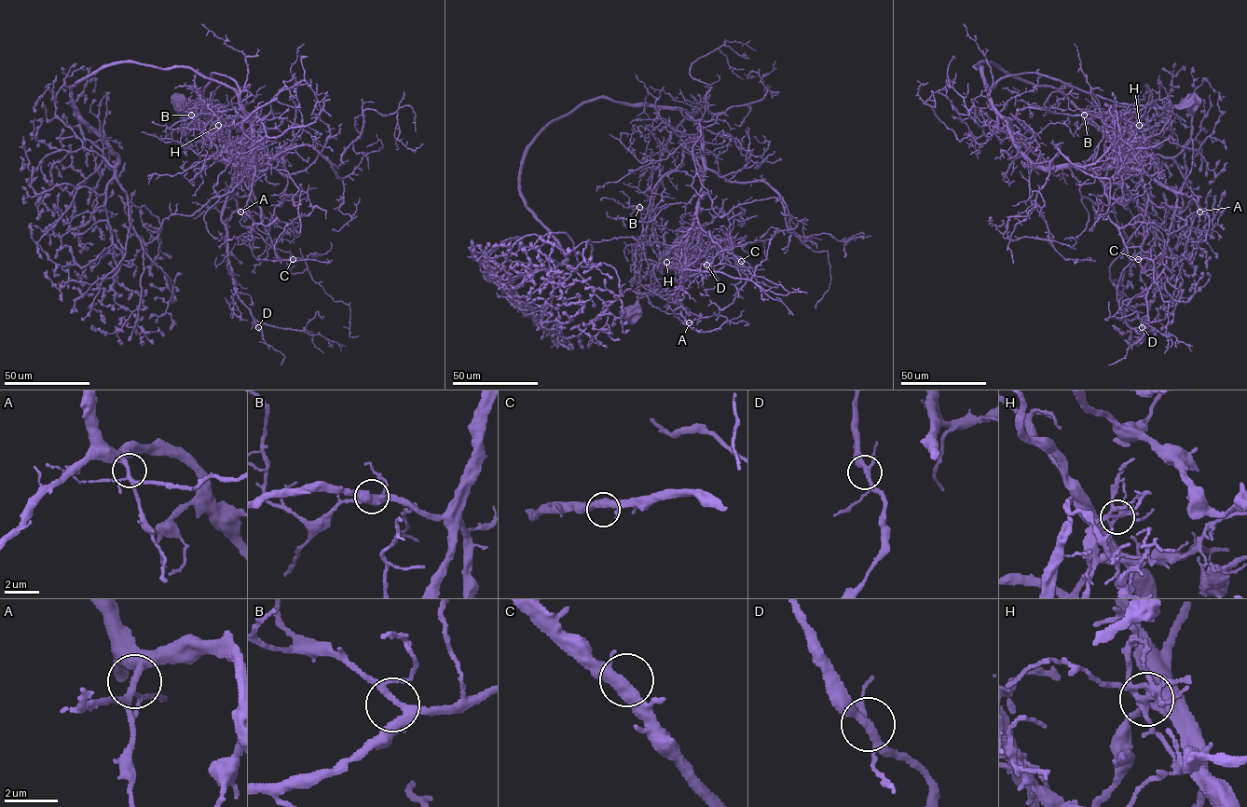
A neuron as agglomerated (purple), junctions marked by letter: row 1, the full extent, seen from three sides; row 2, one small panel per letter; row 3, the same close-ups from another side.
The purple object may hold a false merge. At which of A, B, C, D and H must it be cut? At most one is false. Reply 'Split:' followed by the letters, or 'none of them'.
Split: H

